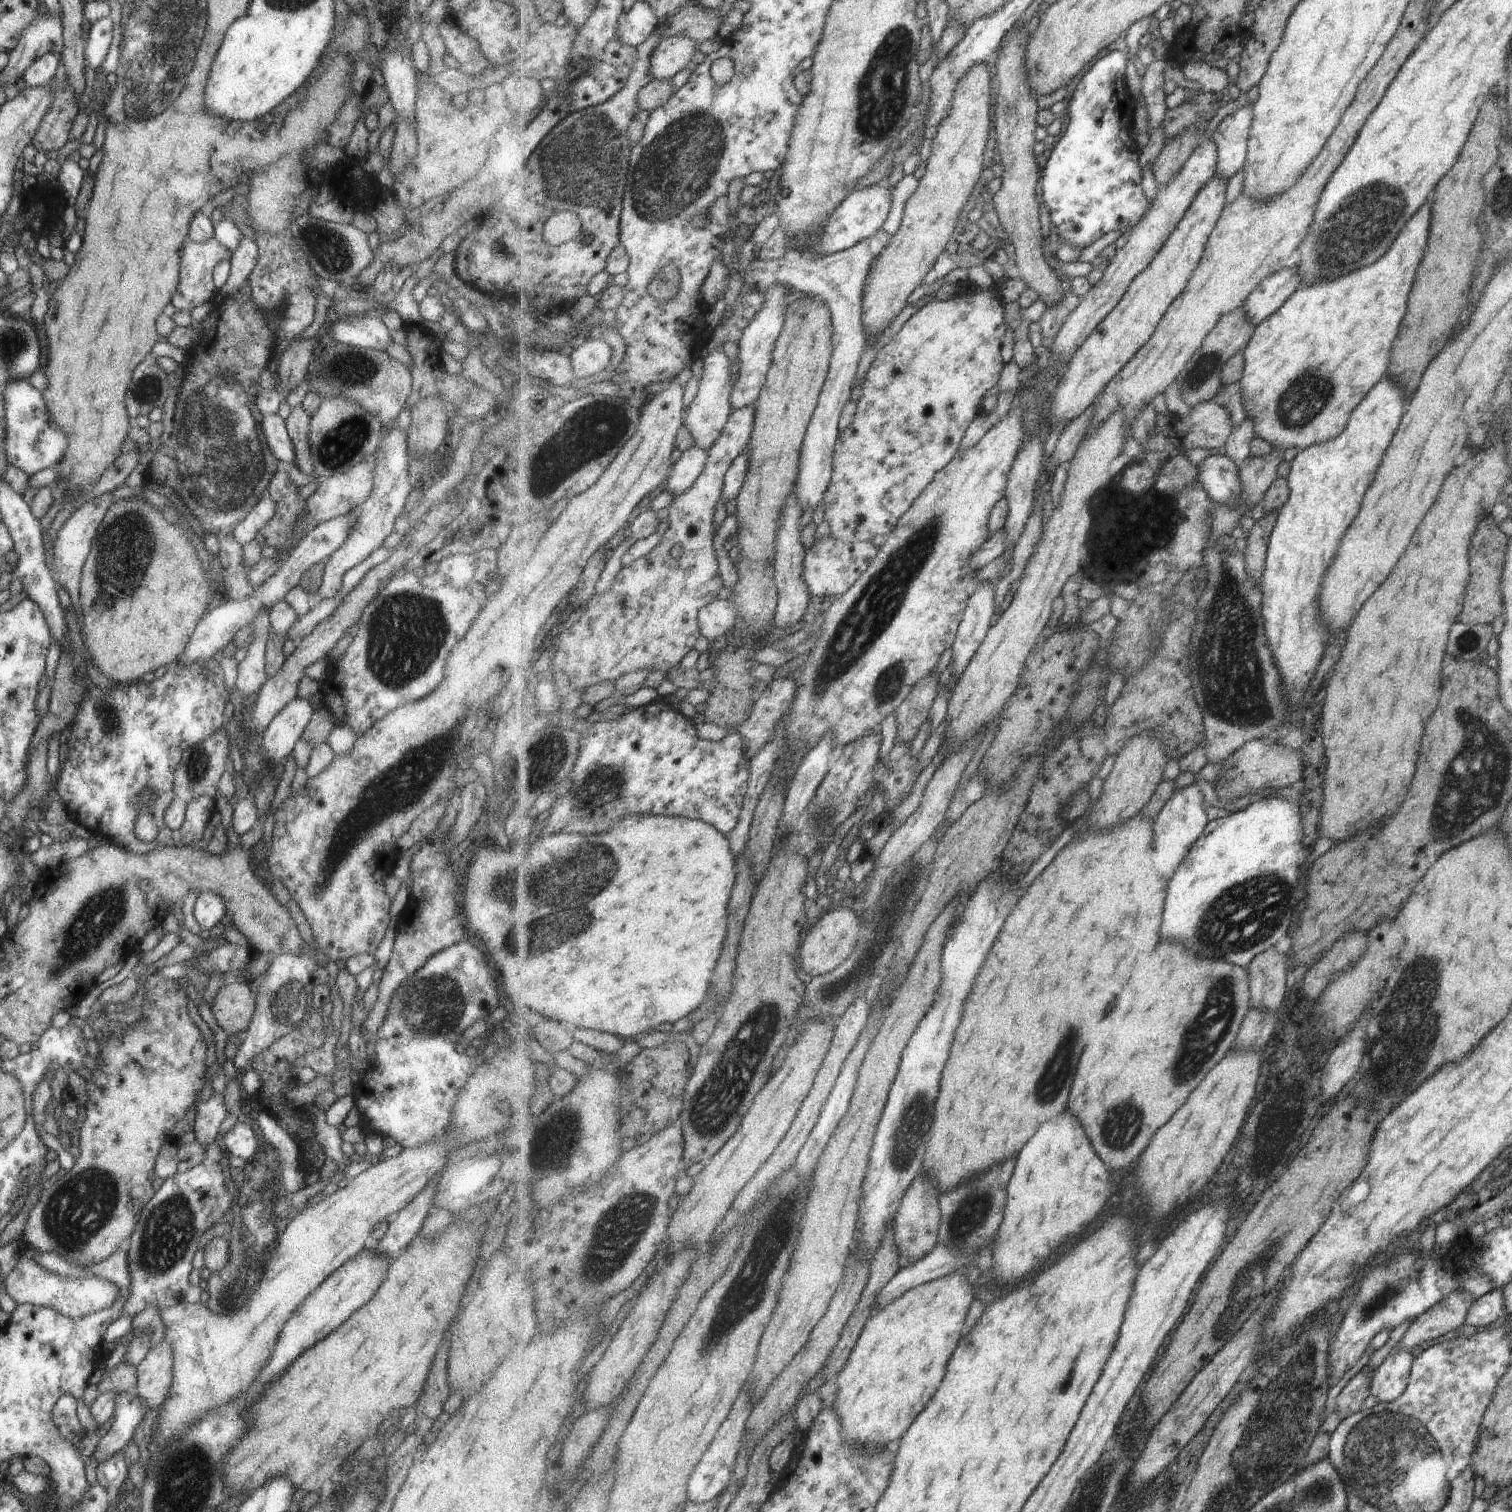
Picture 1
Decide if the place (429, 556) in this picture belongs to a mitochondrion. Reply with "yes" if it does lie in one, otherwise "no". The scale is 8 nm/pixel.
no

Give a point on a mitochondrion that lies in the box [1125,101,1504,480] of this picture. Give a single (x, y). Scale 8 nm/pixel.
(1360, 222)

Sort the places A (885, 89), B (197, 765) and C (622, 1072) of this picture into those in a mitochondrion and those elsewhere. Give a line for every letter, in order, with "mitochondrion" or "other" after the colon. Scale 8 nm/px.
A: mitochondrion
B: mitochondrion
C: other

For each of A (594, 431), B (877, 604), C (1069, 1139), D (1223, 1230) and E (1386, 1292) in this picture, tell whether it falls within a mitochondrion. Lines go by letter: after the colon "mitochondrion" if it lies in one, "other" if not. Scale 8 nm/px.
A: mitochondrion
B: mitochondrion
C: other
D: other
E: mitochondrion

